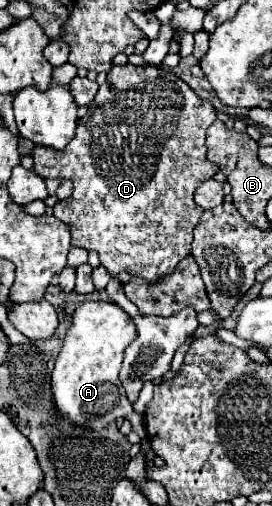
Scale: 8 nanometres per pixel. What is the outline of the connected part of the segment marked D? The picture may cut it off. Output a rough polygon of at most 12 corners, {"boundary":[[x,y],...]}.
{"boundary":[[126,63],[64,149],[54,205],[122,283],[172,273],[200,221],[210,101]]}

